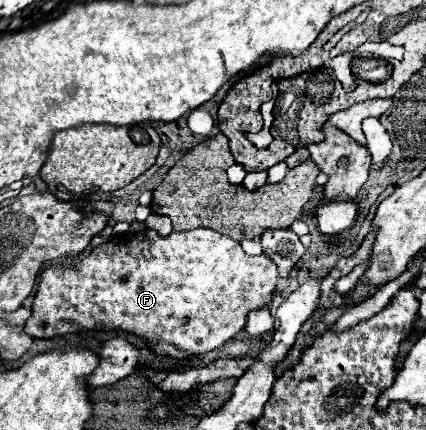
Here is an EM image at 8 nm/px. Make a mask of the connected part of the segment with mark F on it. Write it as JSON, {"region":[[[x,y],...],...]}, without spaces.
{"region":[[[209,228],[189,232],[173,230],[165,238],[155,230],[143,230],[139,234],[127,232],[111,236],[73,266],[51,266],[43,270],[25,332],[33,338],[55,338],[79,330],[125,330],[143,336],[159,354],[173,358],[207,354],[223,346],[245,326],[249,310],[263,308],[271,302],[277,278],[277,268],[271,258],[263,254],[247,256],[239,242]]]}

